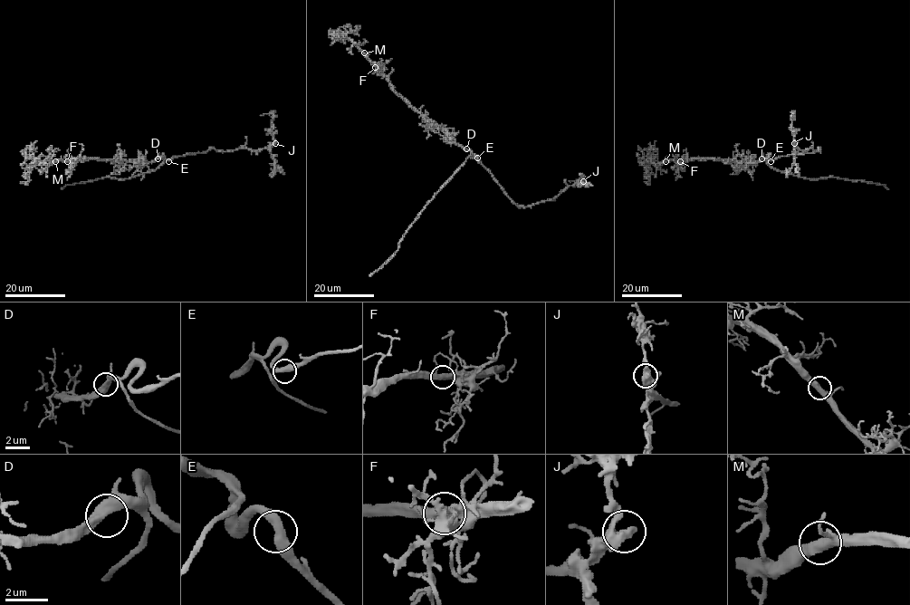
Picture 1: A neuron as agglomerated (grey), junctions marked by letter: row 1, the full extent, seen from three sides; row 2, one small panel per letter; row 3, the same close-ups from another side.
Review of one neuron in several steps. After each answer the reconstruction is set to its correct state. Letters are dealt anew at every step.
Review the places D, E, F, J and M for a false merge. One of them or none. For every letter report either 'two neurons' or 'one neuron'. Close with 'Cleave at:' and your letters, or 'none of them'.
D: one neuron
E: one neuron
F: one neuron
J: one neuron
M: one neuron
Cleave at: none of them

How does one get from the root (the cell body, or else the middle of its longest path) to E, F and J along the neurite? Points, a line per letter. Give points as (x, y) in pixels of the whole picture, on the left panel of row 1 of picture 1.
E: (157, 158), (168, 161)
F: (157, 158), (152, 161), (67, 161)
J: (157, 158), (170, 160), (185, 154), (203, 153), (210, 148), (223, 151), (239, 148), (258, 150), (275, 143)

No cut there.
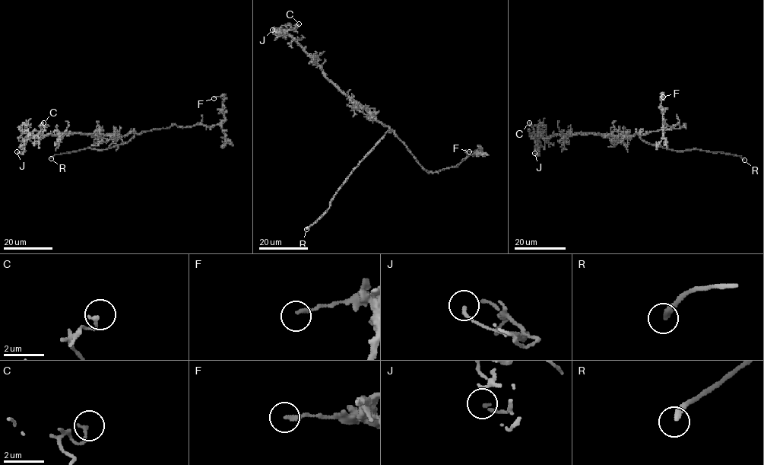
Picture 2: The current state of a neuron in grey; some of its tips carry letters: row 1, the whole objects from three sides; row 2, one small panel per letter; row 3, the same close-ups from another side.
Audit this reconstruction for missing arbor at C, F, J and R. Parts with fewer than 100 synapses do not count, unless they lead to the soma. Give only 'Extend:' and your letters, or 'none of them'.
Extend: R

